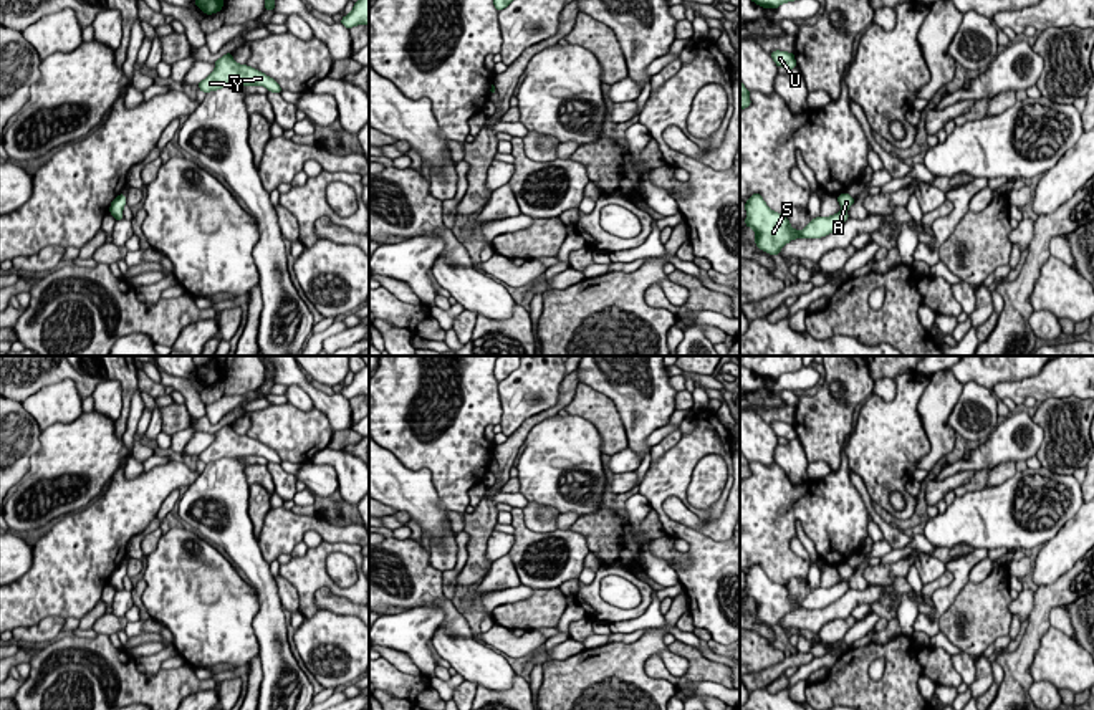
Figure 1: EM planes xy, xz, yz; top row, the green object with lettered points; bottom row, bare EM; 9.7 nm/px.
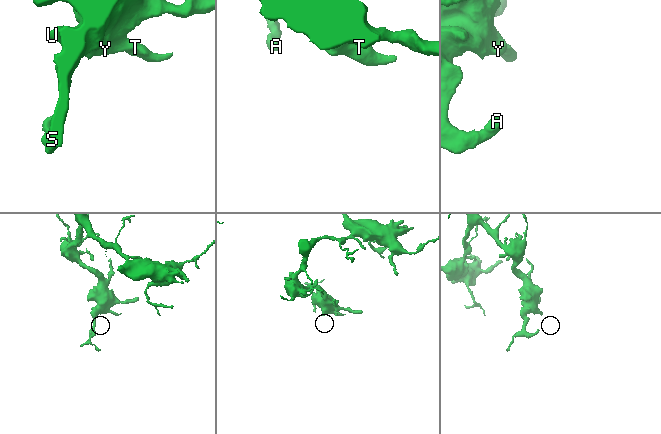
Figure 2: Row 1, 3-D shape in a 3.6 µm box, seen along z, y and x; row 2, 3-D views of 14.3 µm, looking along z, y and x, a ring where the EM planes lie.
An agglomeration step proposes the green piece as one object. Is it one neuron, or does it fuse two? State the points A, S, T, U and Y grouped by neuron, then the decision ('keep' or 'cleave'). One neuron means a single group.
groups A S T U Y; keep

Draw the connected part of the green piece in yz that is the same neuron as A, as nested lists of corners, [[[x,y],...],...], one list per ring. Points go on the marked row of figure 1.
[[[847,192],[837,195],[842,207],[839,213],[831,217],[813,218],[801,232],[789,225],[789,220],[781,213],[773,212],[760,194],[753,194],[745,204],[745,225],[755,230],[755,243],[770,255],[778,255],[780,250],[794,238],[821,238],[839,228],[847,218],[847,209],[854,204],[854,197]]]

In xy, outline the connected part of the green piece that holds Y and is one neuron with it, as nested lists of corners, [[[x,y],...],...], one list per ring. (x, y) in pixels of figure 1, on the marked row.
[[[227,53],[215,61],[215,70],[204,81],[199,83],[199,89],[204,93],[210,93],[227,86],[252,86],[252,84],[265,86],[271,93],[283,91],[273,78],[247,65],[238,65],[232,58],[232,53]]]

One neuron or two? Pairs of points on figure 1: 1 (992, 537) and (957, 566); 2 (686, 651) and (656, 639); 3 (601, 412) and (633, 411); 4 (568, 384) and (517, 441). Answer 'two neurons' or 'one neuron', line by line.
1: two neurons
2: two neurons
3: two neurons
4: one neuron

